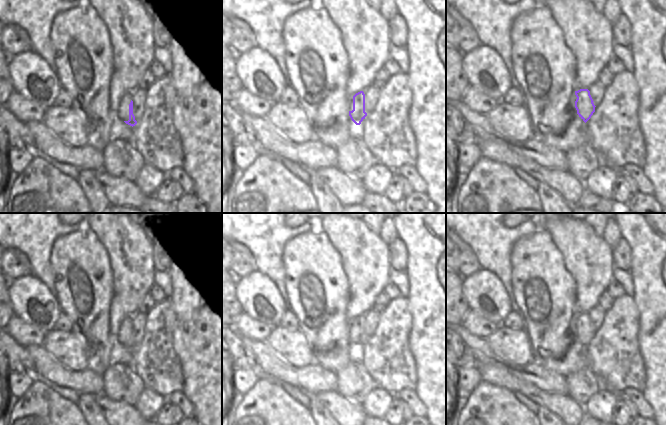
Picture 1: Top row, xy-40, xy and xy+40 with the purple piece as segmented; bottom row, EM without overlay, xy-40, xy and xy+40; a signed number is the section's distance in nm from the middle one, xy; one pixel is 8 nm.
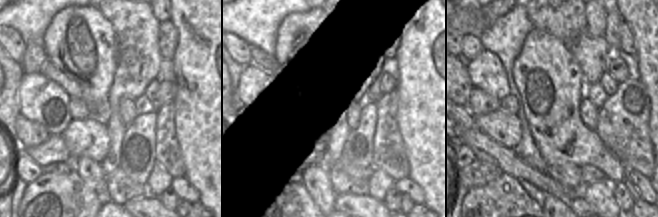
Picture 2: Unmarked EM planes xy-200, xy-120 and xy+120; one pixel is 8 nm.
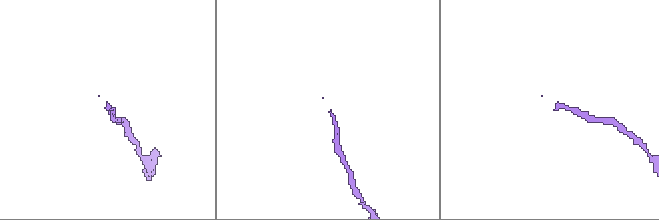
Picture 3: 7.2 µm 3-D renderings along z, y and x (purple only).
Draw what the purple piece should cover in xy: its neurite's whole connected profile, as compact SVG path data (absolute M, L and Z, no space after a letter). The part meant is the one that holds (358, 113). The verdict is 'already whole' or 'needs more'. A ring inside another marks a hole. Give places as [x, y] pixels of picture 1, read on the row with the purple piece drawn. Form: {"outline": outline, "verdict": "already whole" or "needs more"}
{"outline": "M360 91L353 96L353 110L349 111L349 116L356 125L360 125L370 113L367 108L368 100L369 96L366 91Z", "verdict": "needs more"}

